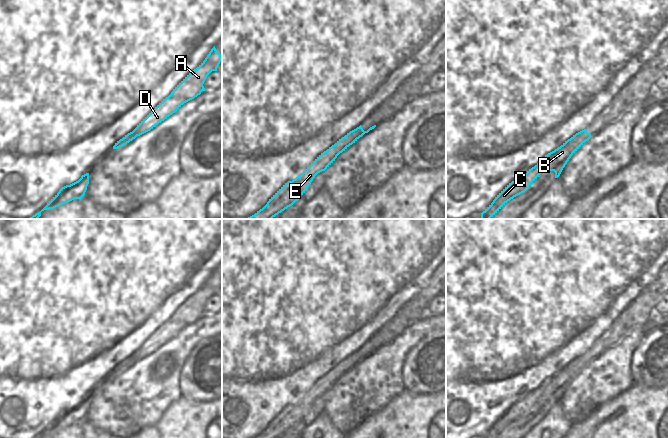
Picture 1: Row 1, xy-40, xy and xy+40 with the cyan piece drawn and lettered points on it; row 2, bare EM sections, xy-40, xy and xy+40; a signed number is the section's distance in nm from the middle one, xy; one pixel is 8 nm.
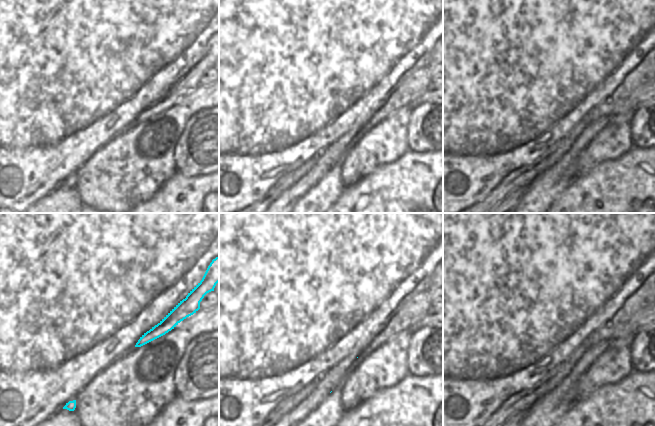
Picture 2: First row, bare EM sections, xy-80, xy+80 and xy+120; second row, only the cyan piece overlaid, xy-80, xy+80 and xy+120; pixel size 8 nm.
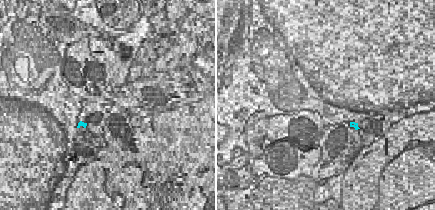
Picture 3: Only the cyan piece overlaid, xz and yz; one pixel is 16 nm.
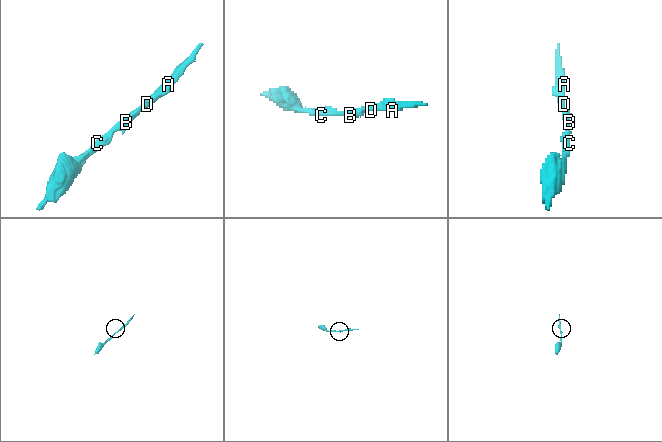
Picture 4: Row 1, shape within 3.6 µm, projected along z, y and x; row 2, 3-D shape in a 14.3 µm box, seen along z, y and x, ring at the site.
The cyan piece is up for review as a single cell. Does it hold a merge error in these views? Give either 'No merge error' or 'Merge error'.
No merge error.

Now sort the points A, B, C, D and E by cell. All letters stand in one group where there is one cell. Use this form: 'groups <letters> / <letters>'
groups A B C D E

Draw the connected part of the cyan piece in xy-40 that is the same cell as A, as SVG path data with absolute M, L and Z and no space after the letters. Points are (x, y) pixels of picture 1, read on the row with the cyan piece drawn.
M215 46L211 49L205 60L193 71L191 71L171 92L163 99L138 125L122 139L117 141L113 149L118 149L137 136L140 136L175 113L184 103L194 99L205 91L203 86L207 76L217 68L222 61L221 54Z

